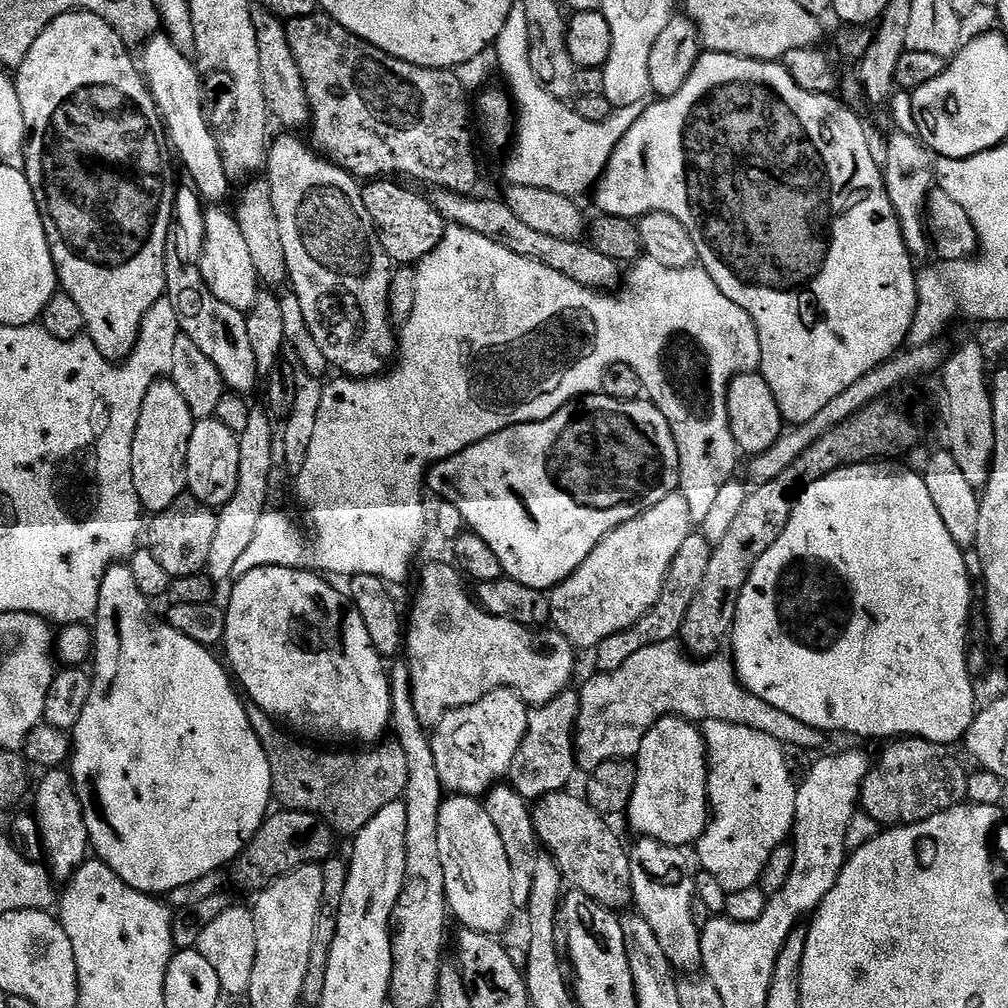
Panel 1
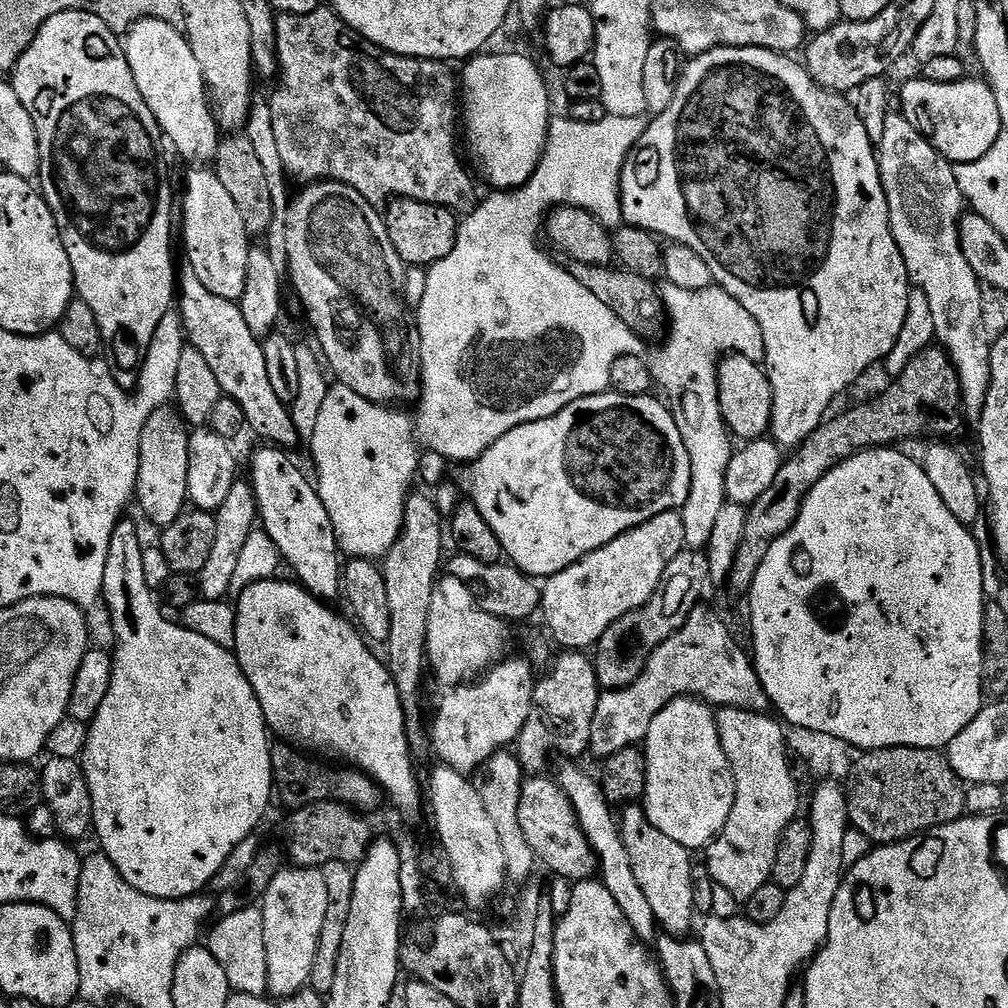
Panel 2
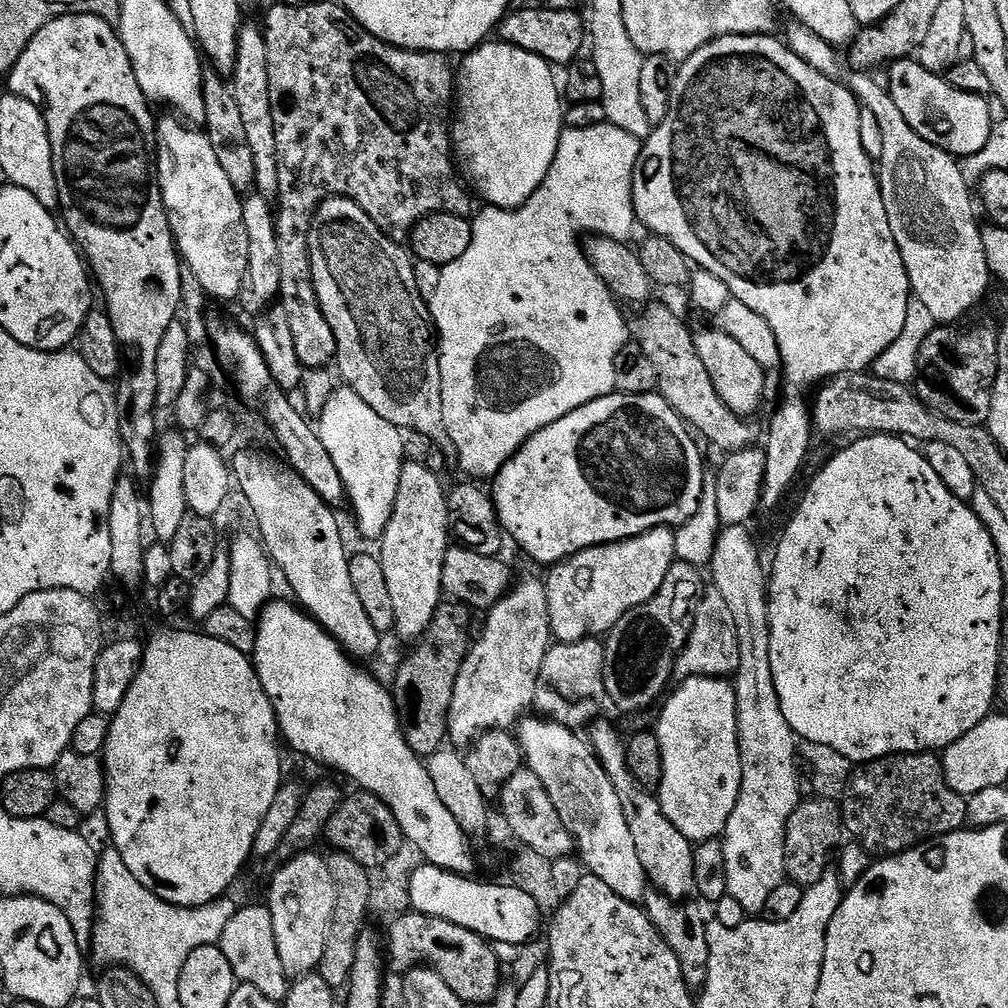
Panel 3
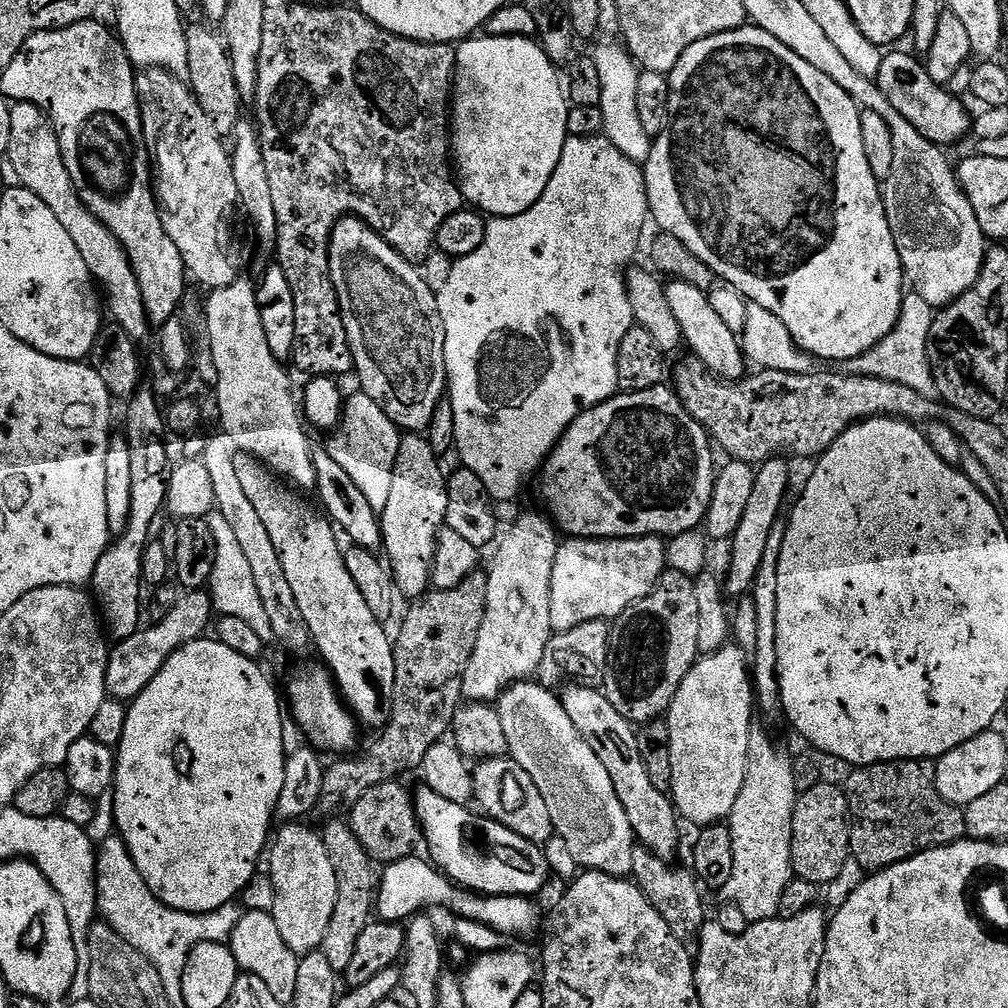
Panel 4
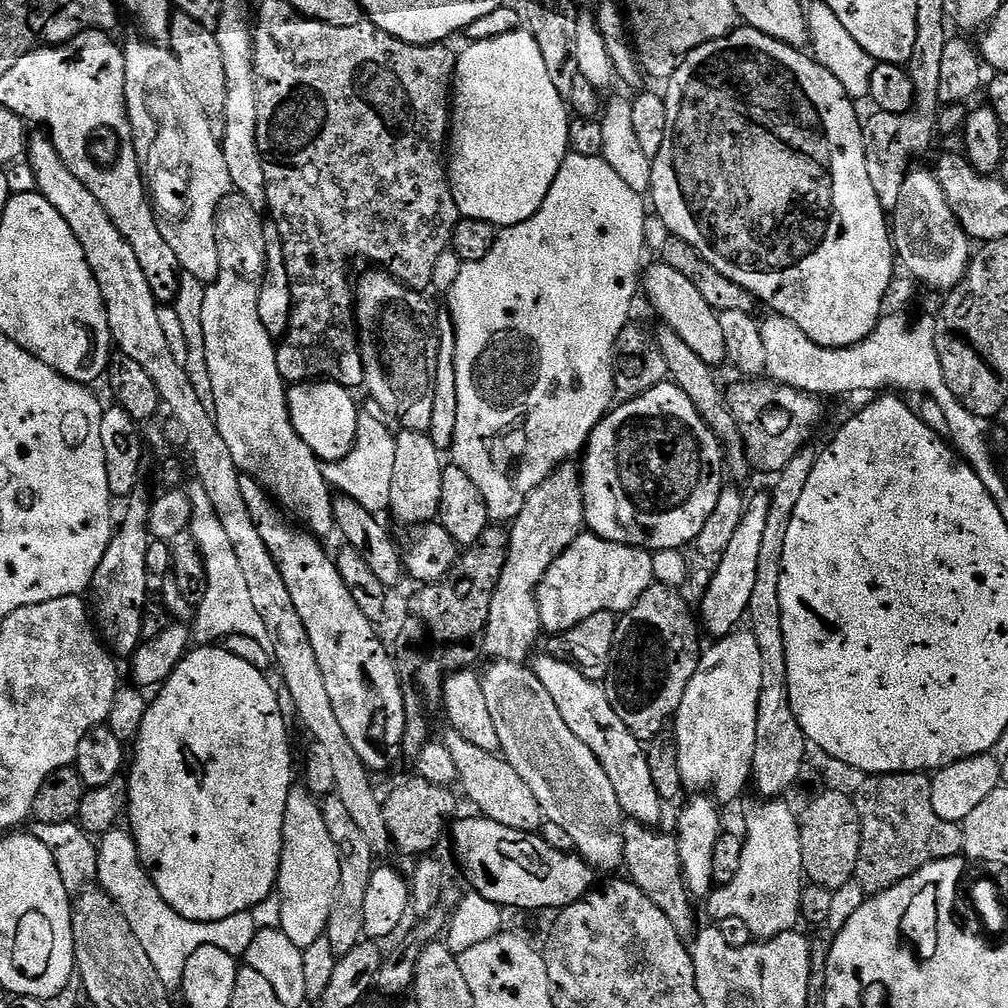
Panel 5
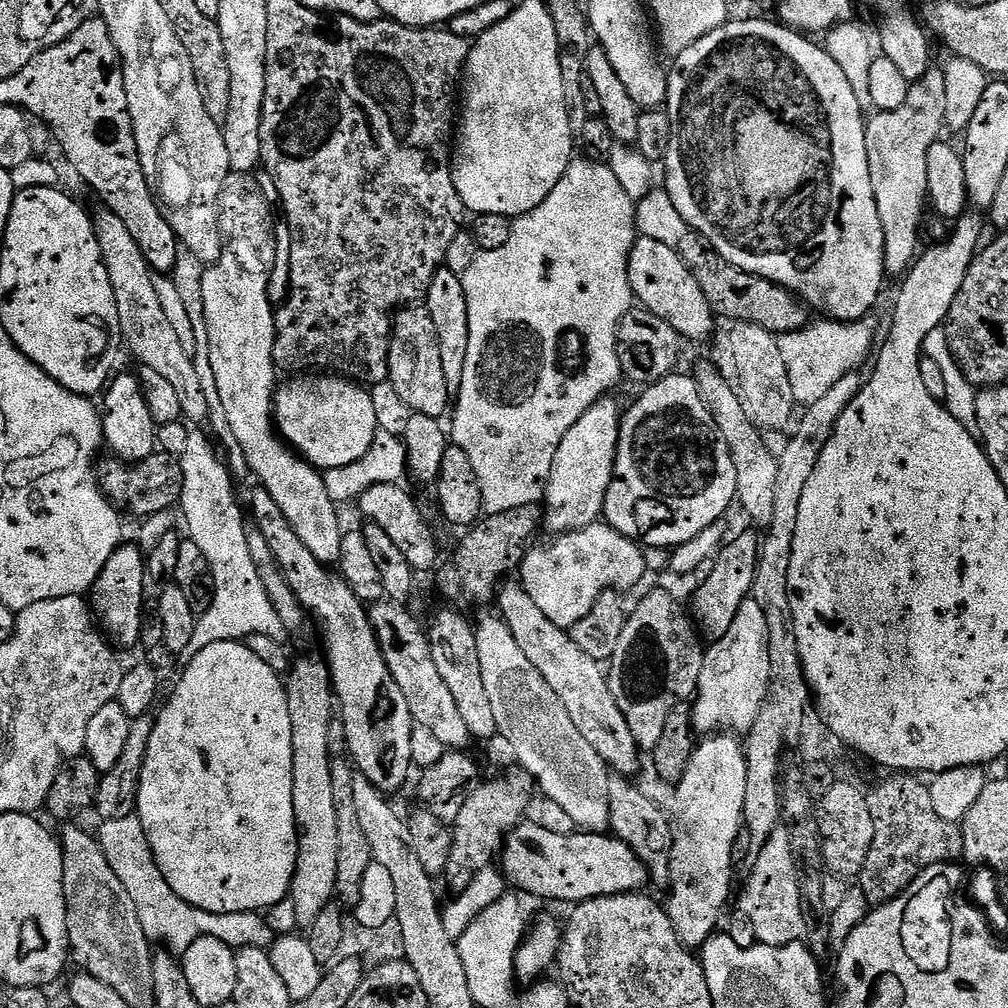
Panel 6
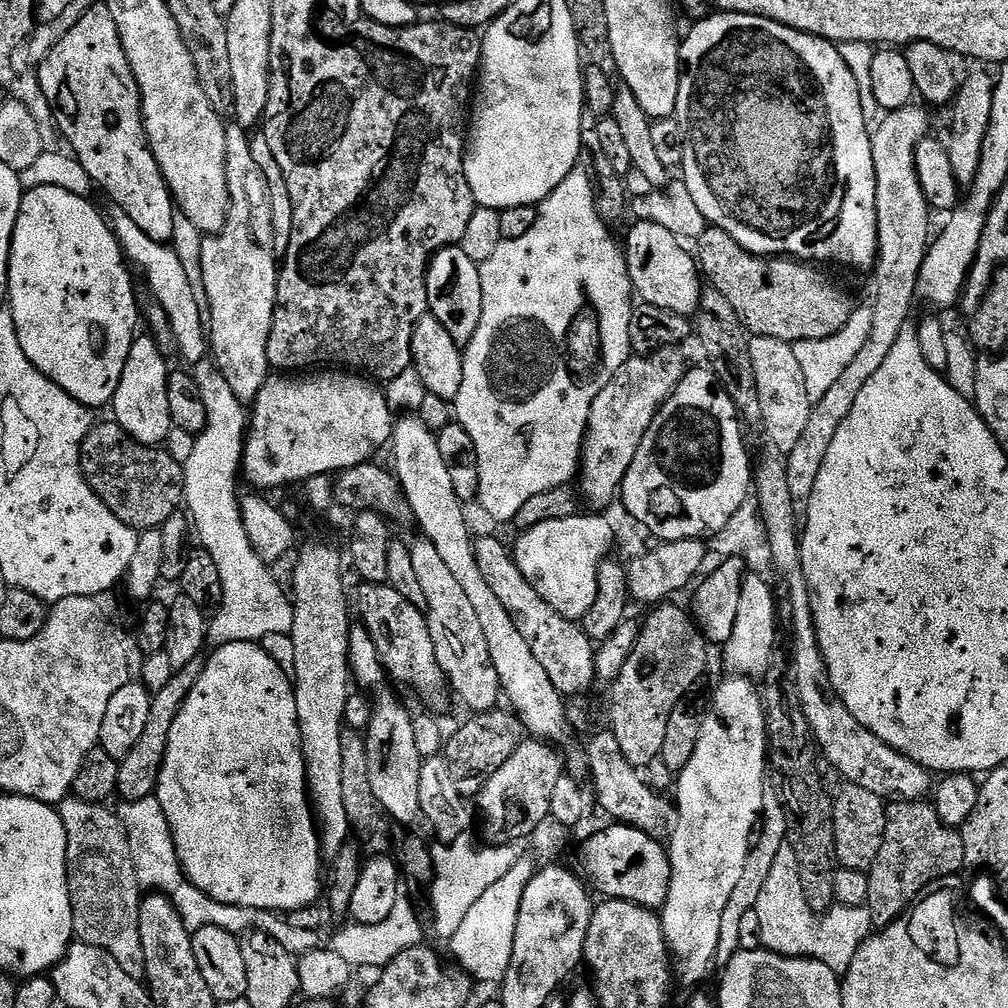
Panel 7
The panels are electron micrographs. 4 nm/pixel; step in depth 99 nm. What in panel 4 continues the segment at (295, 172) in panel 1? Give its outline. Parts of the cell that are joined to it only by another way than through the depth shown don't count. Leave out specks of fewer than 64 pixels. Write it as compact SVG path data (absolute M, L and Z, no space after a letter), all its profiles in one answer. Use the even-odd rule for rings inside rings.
M345 216L339 220L337 220L336 225L334 226L334 230L332 231L332 237L328 239L328 276L330 277L330 283L332 286L332 289L336 291L336 297L338 298L338 302L340 303L340 317L342 318L342 322L344 323L344 329L346 330L346 342L348 343L348 356L350 357L352 361L352 366L354 369L354 376L357 376L358 379L360 379L360 385L359 387L363 390L365 394L367 394L370 399L372 399L373 404L376 405L377 409L381 413L384 412L386 415L389 416L390 419L393 420L394 423L397 424L398 427L404 428L402 429L405 433L423 433L428 427L432 425L432 419L434 418L434 414L436 413L436 407L440 405L441 399L442 399L442 393L445 391L446 388L446 380L443 375L438 374L436 376L436 372L434 369L432 369L432 359L437 359L438 356L438 340L436 337L436 340L434 337L432 337L432 324L433 328L434 325L437 323L438 320L438 313L436 310L435 303L430 302L433 299L433 292L428 289L428 287L424 284L424 278L423 275L418 271L417 265L413 263L413 261L410 260L404 260L396 251L391 248L388 243L386 243L381 236L374 231L372 227L370 227L369 224L365 224L364 221L359 220L356 216Z

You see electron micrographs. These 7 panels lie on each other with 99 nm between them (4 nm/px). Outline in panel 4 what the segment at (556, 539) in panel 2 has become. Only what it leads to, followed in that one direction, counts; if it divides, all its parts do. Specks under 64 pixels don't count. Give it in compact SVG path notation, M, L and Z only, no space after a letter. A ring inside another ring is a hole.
M657 386L641 392L620 392L608 400L603 400L598 406L581 412L547 456L542 465L544 496L548 499L549 506L552 507L553 513L551 512L551 515L558 525L559 531L565 537L582 540L631 540L637 536L673 538L683 532L699 529L705 523L705 516L712 500L712 491L716 481L714 467L712 468L714 448L710 443L708 432L684 409L684 404L677 398L675 391L671 387L664 387Z

